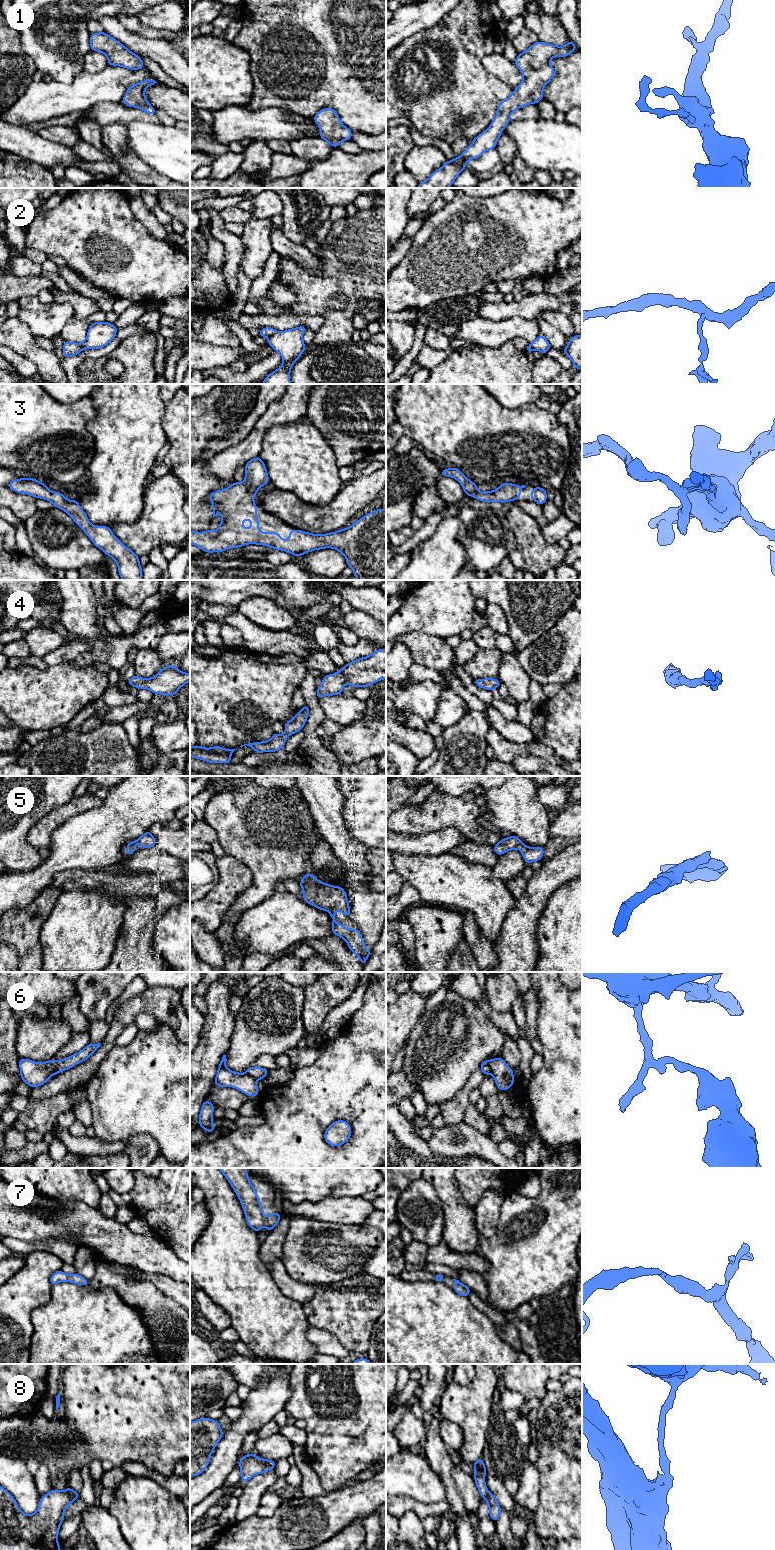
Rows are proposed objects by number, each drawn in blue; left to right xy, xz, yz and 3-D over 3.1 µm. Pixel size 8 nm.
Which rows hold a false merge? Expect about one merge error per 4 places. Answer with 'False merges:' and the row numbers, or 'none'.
False merges: 2, 6, 8

